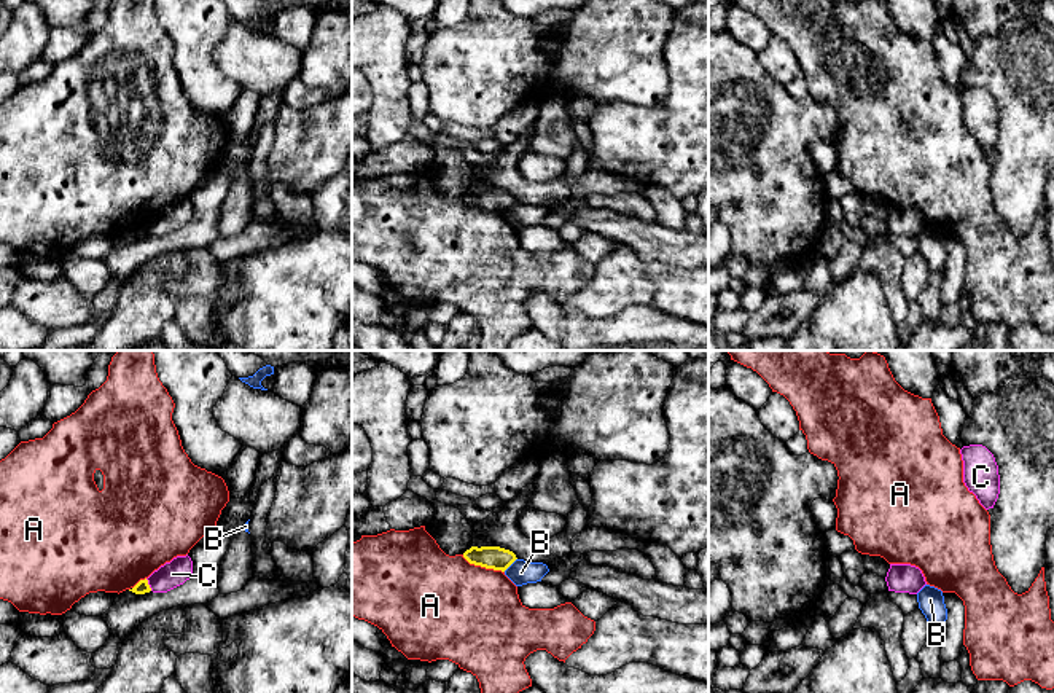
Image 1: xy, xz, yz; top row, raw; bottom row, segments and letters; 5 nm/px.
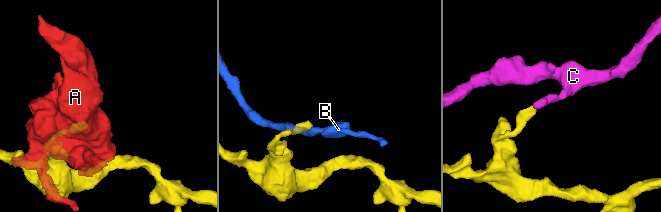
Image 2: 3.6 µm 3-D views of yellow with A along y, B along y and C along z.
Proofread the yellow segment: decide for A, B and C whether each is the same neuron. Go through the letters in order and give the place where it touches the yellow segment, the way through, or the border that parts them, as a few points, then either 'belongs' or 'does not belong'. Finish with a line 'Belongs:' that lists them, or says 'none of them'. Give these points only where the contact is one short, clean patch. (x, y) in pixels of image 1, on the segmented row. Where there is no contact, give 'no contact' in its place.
A: xz (483, 566) | does not belong
B: xz (510, 564) | does not belong
C: xy (148, 585) | along xy (145, 579), (152, 590) | does not belong
Belongs: none of them

